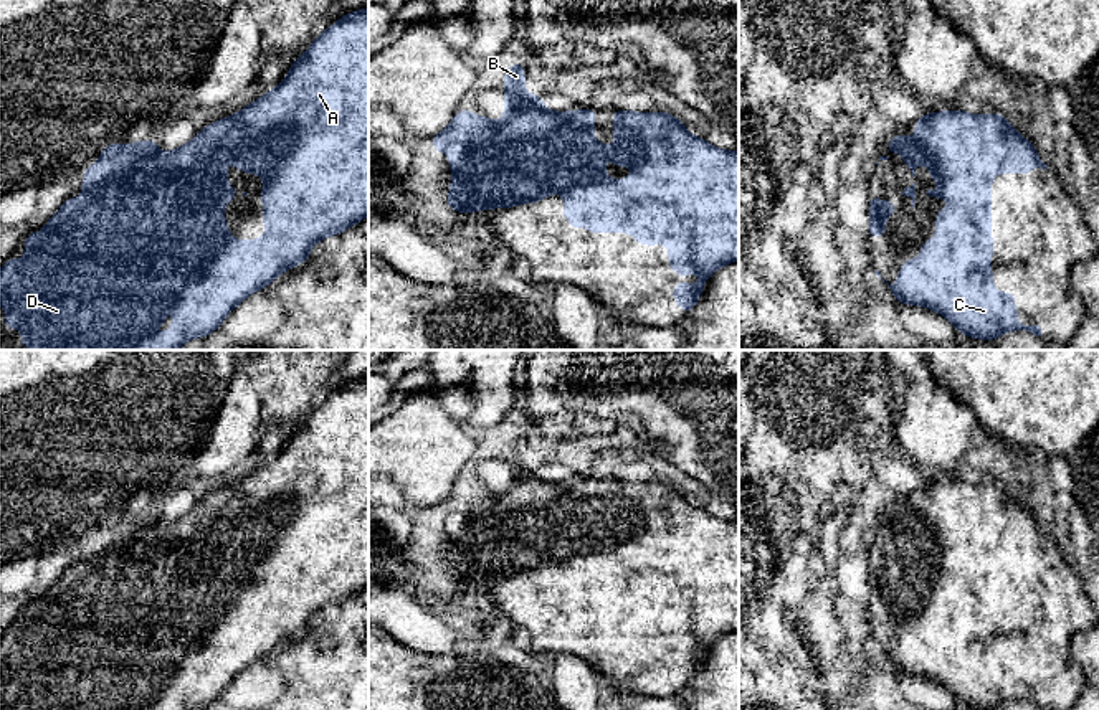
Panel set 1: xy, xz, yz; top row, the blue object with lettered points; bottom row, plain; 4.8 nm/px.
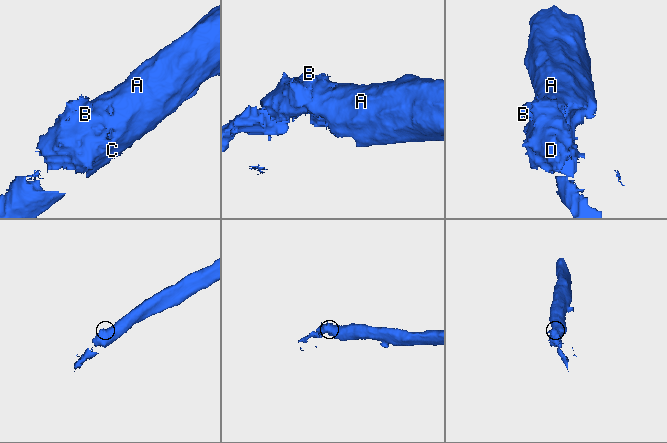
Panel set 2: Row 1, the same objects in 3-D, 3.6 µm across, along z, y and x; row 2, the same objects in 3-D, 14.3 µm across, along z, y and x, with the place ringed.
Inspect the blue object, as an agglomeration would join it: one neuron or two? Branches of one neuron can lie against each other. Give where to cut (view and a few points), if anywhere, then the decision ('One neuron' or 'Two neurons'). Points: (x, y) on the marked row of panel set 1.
No split. One neuron

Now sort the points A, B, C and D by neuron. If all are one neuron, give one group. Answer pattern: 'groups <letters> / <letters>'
groups A B C D

